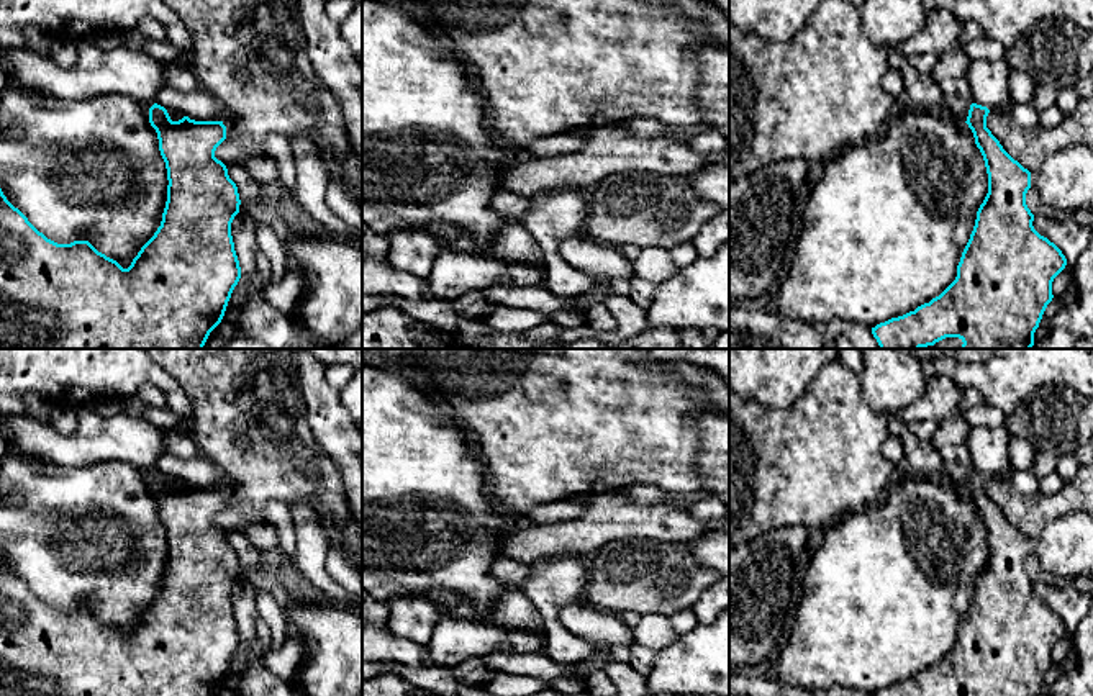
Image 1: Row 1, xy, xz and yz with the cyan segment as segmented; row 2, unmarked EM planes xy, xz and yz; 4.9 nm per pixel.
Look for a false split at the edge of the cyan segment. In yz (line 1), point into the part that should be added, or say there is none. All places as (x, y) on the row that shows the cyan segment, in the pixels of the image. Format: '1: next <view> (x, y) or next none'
1: next none

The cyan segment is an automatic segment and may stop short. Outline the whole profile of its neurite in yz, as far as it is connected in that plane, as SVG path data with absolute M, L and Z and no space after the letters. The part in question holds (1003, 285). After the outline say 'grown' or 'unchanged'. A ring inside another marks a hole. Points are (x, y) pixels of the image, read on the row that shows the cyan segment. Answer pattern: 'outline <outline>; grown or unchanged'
outline M972 103L965 121L985 160L988 193L977 211L957 277L929 303L872 328L880 349L921 349L946 337L959 337L964 342L962 349L1034 346L1034 332L1054 298L1052 282L1065 269L1067 259L1054 242L1034 229L1034 215L1026 205L1031 172L1014 160L986 128L988 113L986 106Z; unchanged

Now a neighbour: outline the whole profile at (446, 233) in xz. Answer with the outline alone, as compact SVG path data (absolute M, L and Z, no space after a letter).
M434 223L428 224L428 234L436 236L438 246L444 249L449 242L457 241L462 236L462 231L456 224Z

